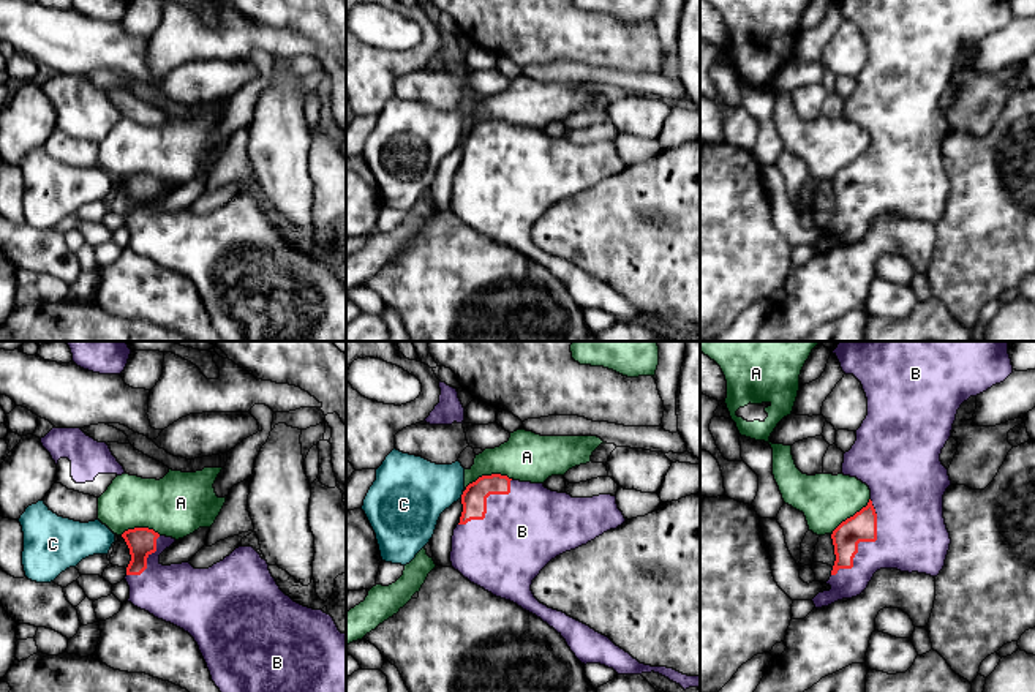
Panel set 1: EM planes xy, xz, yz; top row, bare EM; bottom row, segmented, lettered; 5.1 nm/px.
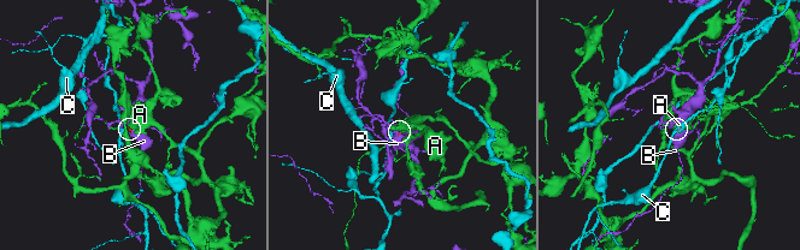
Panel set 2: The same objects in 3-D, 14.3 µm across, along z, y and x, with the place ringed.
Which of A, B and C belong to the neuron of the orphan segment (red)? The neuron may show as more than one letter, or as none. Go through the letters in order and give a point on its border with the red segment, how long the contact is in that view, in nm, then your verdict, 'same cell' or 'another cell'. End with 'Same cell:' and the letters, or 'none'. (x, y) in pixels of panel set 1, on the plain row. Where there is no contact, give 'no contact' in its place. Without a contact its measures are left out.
A: meets red in xz at (485, 122); contact 260 nm long; another cell
B: meets red in yz at (865, 187); contact 440 nm long; same cell
C: meets red in xz at (462, 141); contact 40 nm long; another cell
Same cell: B

